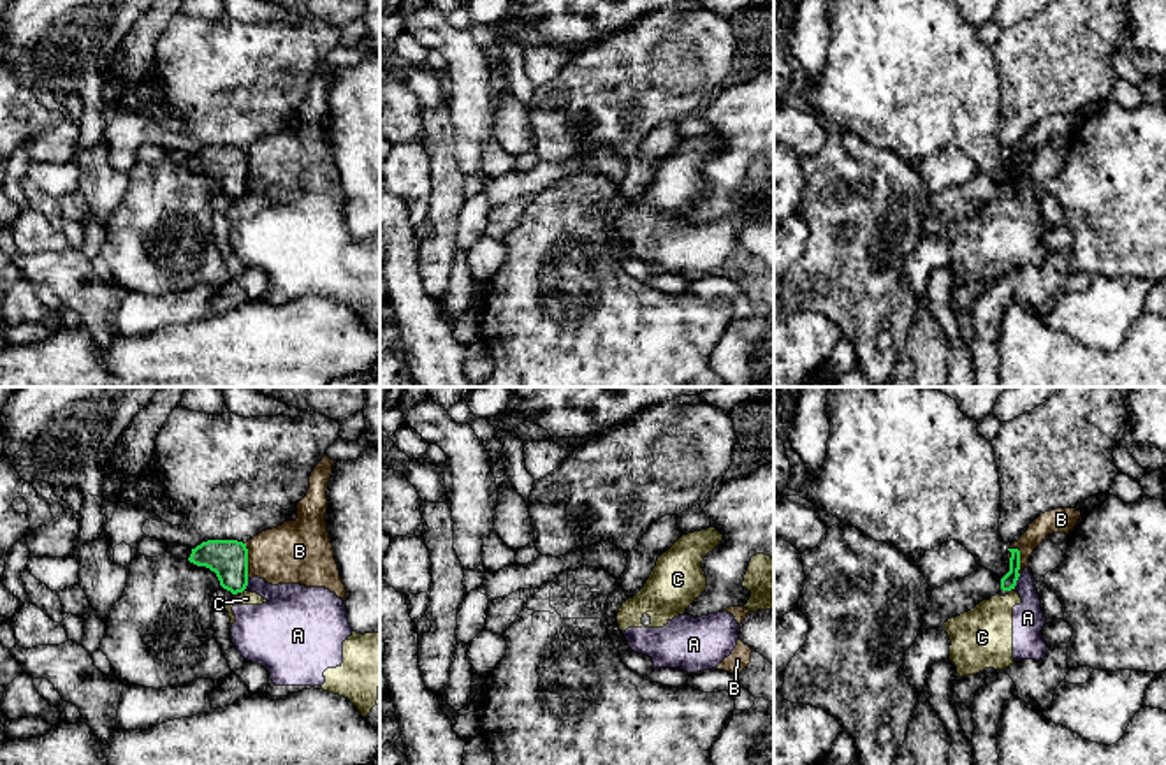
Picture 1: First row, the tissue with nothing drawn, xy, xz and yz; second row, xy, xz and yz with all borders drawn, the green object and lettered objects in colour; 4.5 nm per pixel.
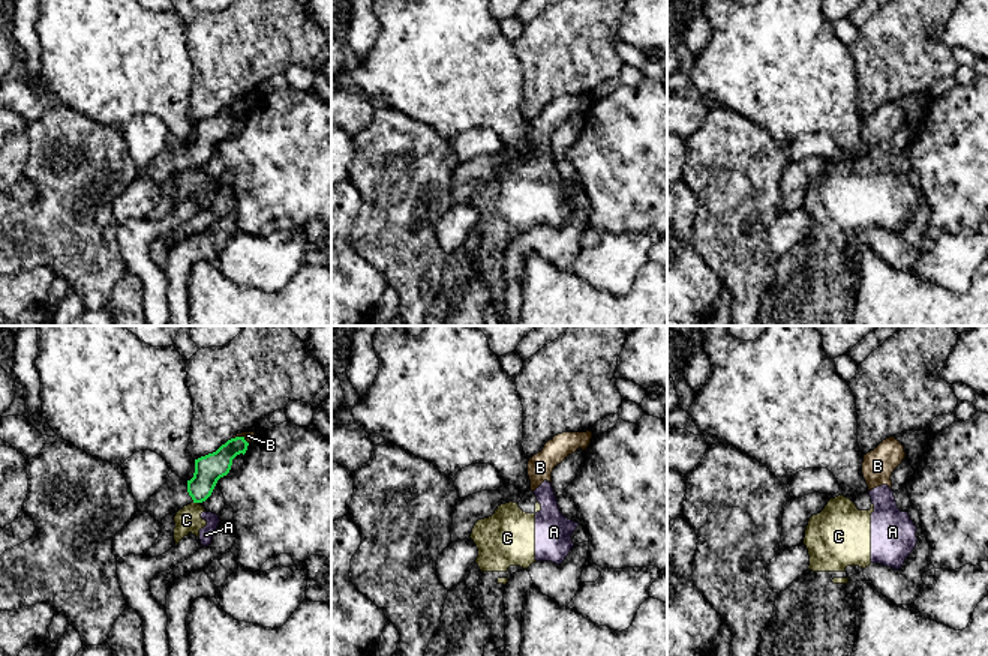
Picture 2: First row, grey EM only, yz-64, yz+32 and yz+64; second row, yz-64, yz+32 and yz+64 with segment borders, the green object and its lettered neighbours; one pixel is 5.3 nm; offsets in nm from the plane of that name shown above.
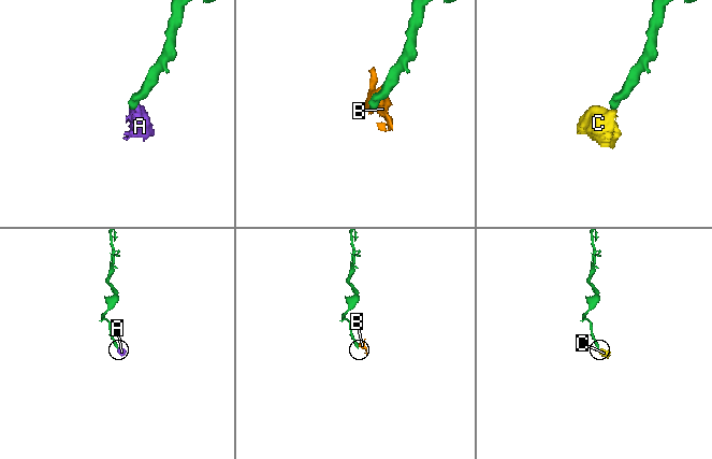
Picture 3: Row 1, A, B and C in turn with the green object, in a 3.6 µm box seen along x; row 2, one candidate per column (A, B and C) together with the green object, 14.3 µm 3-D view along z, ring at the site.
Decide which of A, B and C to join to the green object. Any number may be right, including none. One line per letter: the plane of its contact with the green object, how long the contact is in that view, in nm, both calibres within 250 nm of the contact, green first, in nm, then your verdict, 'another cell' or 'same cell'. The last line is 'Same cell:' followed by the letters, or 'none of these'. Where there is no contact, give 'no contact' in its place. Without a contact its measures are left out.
A: meets green in yz; contact 80 nm long; 70 nm thick on the green side, 140 nm on the other; another cell
B: meets green in yz; contact 140 nm long; 70 nm thick on the green side, 110 nm on the other; another cell
C: meets green in xy; contact 40 nm long; 180 nm thick on the green side, 60 nm on the other; another cell
Same cell: none of these

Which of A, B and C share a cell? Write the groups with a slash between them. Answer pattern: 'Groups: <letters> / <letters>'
Groups: A B C

